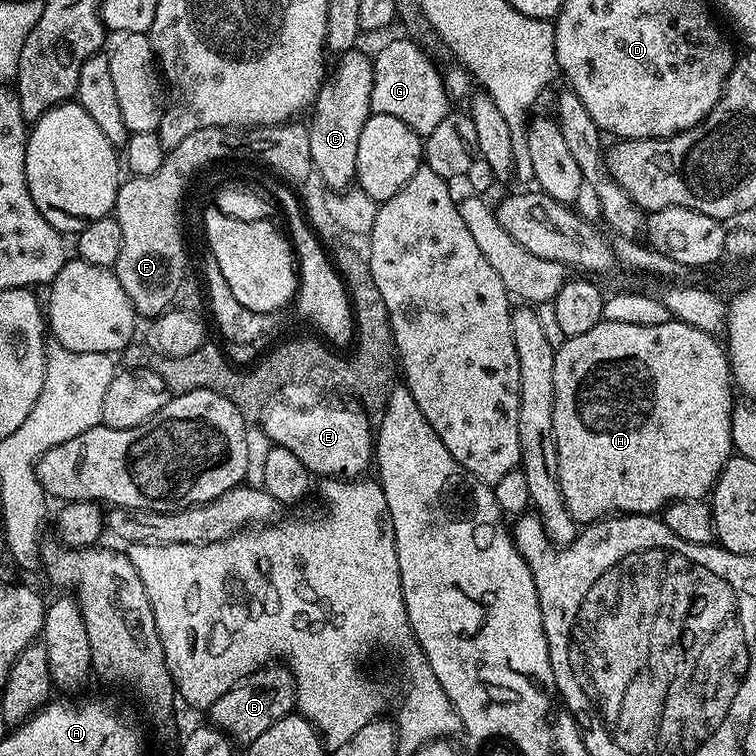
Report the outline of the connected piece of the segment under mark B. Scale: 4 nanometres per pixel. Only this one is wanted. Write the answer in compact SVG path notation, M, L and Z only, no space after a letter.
M269 662L240 684L235 684L222 698L218 698L206 709L211 727L220 729L233 745L247 746L270 730L274 722L293 715L296 708L296 679L287 666L280 662Z

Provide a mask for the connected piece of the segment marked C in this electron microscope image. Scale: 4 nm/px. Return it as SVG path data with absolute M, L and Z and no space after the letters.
M355 48L339 55L336 68L331 69L316 96L308 120L313 169L333 191L347 189L355 179L358 141L362 128L371 116L370 95L373 89L373 59Z

